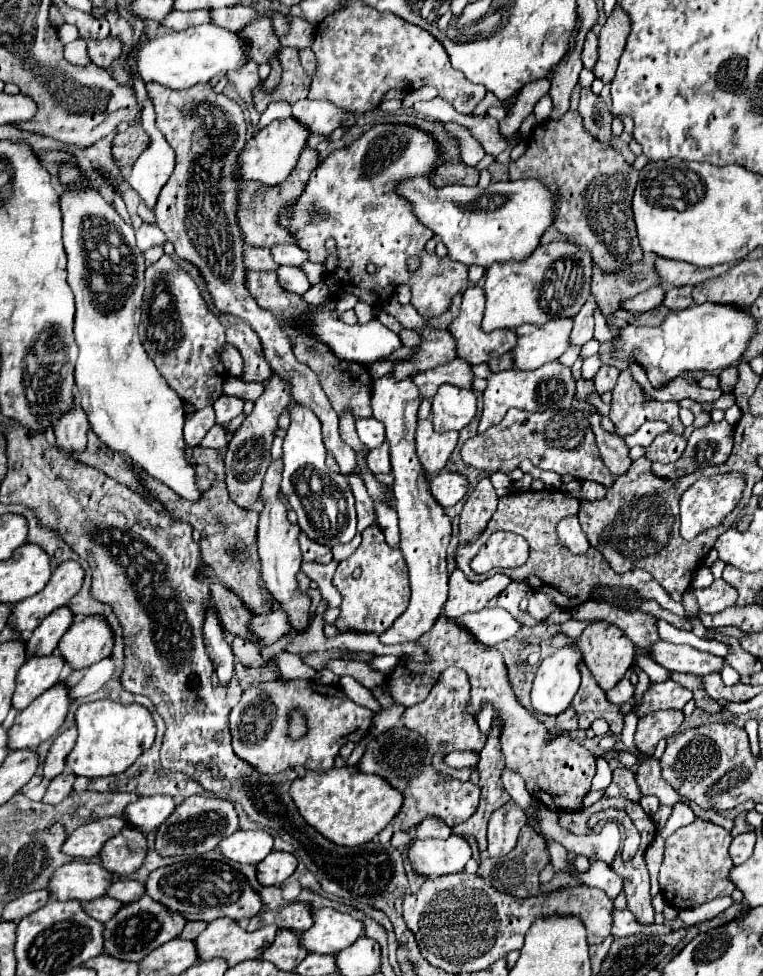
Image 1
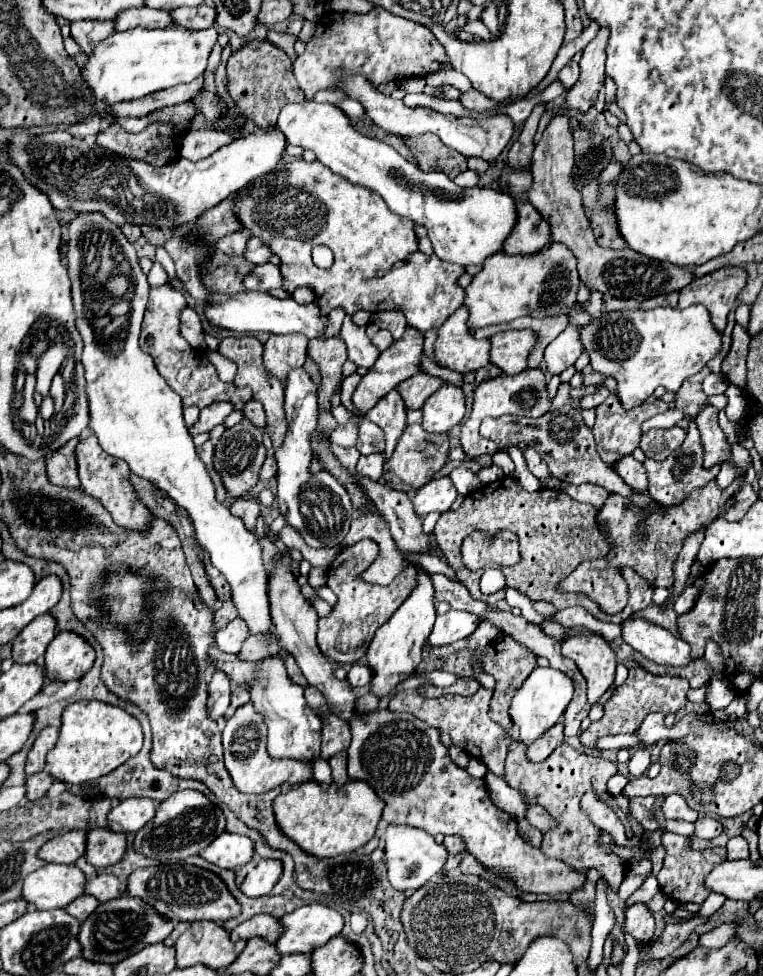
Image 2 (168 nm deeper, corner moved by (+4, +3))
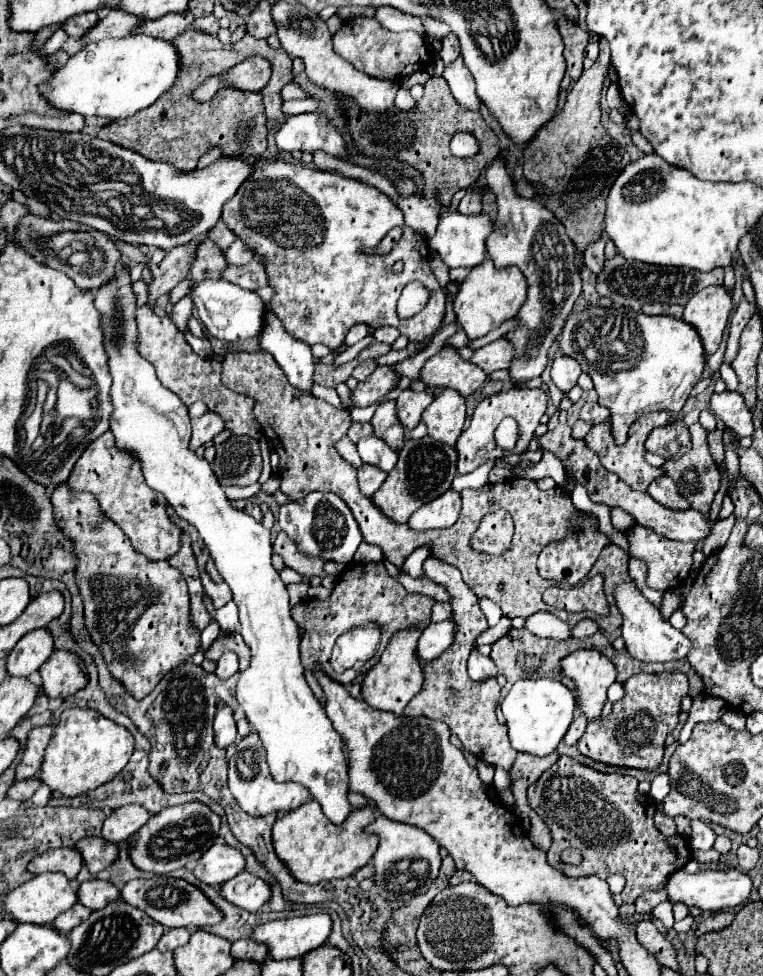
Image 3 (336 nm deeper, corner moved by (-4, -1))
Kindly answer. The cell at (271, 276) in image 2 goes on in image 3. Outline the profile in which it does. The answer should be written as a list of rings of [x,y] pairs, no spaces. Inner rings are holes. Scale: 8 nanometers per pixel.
[[[252,260],[244,266],[226,266],[222,272],[222,278],[232,284],[238,284],[240,288],[246,288],[246,290],[256,290],[262,286],[268,286],[266,270],[258,260]]]

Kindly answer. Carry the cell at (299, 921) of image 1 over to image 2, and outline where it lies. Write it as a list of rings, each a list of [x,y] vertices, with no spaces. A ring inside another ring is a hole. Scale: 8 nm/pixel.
[[[258,914],[254,918],[250,918],[248,922],[238,924],[230,936],[232,940],[238,938],[254,938],[254,936],[262,936],[268,942],[276,942],[276,938],[280,938],[282,926],[280,926],[280,918],[272,916],[272,914]]]

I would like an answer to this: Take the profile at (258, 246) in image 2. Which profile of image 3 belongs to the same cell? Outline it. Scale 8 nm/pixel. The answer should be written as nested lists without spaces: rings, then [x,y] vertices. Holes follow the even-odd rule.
[[[236,238],[236,242],[232,242],[230,248],[222,250],[222,254],[228,264],[236,264],[236,266],[244,266],[254,258],[254,254],[246,248],[246,244],[240,238]]]

